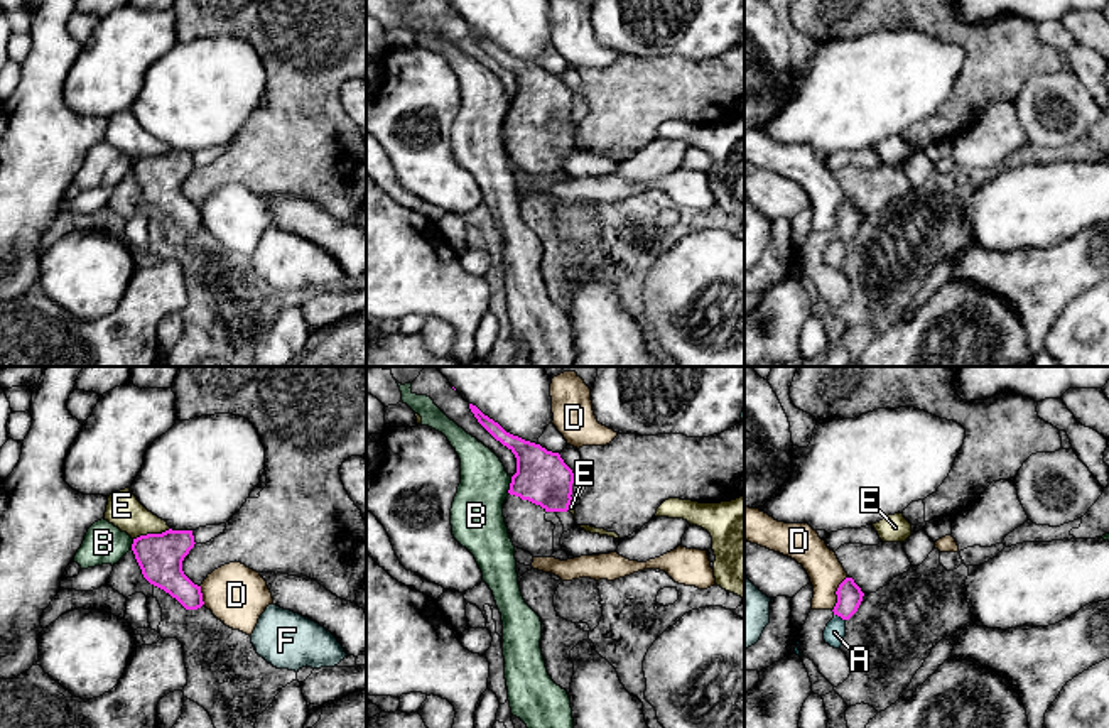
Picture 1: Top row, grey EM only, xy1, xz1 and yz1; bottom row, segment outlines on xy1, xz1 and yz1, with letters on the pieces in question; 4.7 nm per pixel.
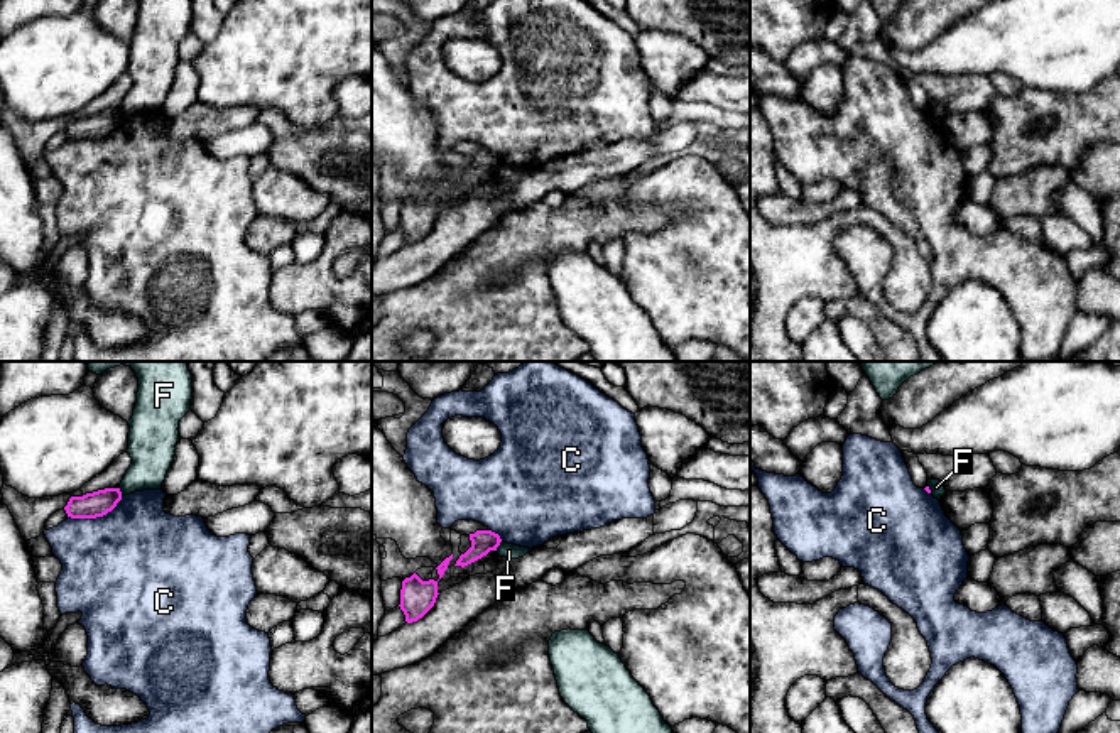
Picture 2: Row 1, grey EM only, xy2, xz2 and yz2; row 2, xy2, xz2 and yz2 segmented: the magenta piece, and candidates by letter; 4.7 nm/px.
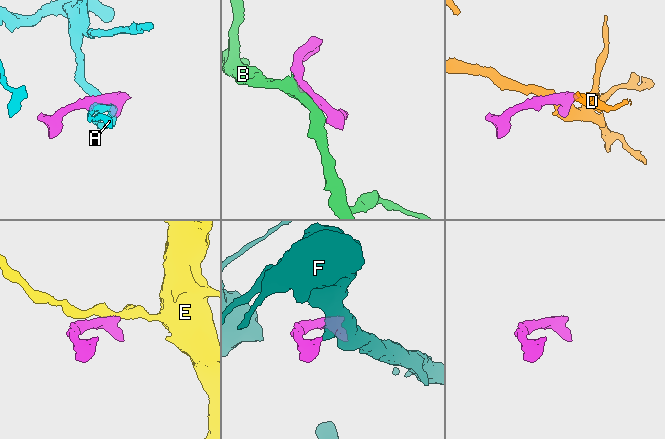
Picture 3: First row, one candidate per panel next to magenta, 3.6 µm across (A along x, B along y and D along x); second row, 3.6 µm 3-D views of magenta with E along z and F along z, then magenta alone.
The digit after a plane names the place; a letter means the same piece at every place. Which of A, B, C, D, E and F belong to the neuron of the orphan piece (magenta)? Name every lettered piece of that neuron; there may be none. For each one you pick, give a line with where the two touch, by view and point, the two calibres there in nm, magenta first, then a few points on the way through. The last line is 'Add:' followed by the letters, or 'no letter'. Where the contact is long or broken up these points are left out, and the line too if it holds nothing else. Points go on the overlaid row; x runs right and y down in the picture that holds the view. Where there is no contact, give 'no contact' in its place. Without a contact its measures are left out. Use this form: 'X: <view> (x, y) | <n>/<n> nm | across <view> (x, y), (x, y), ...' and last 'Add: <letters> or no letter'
Add: no letter

